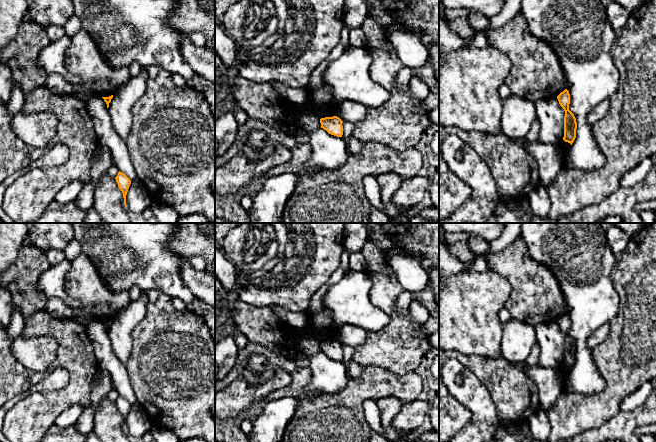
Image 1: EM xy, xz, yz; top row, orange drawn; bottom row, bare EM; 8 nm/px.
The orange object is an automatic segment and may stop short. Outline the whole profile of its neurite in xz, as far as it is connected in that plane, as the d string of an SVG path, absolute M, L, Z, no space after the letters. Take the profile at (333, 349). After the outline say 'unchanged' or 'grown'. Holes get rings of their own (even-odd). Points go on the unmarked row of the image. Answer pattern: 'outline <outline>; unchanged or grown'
outline M325 341L320 343L321 352L326 354L329 358L342 361L343 359L343 345L337 341Z; unchanged

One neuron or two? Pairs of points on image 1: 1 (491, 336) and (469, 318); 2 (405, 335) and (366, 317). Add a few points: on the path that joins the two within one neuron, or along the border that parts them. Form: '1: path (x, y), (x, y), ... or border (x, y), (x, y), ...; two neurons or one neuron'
1: path (486, 332), (482, 331), (474, 323); one neuron
2: border (374, 304), (390, 321), (368, 332); two neurons

